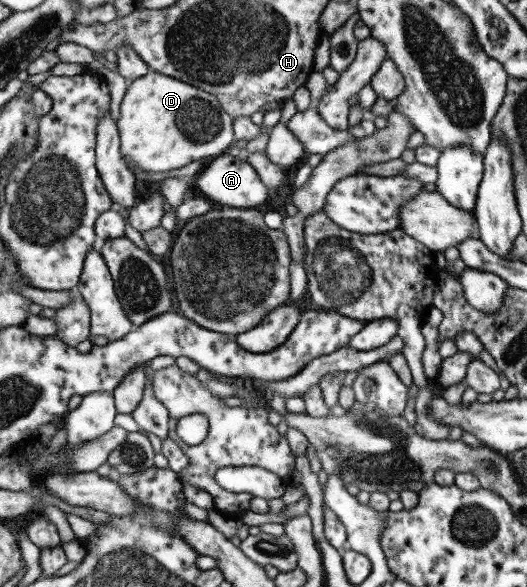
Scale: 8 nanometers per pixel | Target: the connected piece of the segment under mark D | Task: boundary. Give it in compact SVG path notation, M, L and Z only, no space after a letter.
M151 71L127 84L121 103L119 104L119 118L117 118L116 126L118 129L119 153L121 153L123 161L125 161L131 172L133 169L137 169L137 171L145 171L145 173L163 173L163 171L171 171L171 169L181 169L181 167L185 167L191 161L197 161L201 158L208 159L219 156L221 153L226 153L227 149L234 144L232 119L224 112L214 95L205 93L205 91L199 91L193 85L187 85L187 82L177 81L173 77L167 77L167 75Z

